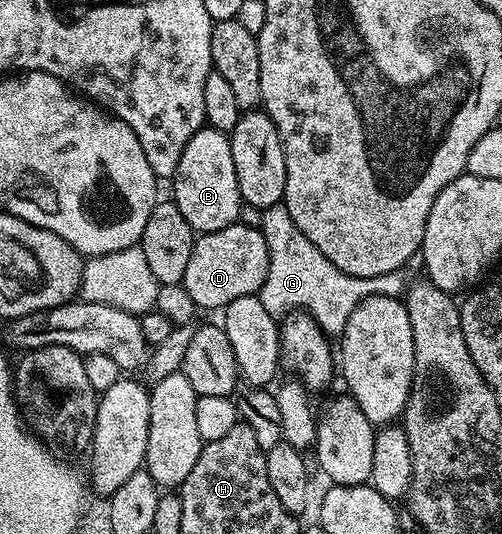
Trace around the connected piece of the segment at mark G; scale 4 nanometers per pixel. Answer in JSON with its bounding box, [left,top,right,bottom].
[257,203,409,335]

